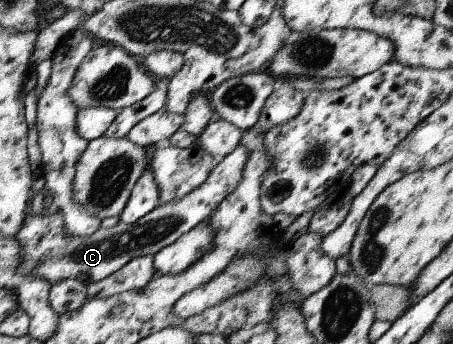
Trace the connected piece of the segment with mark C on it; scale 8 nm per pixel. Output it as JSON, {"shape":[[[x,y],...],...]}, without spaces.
{"shape":[[[238,146],[221,162],[217,162],[212,173],[199,188],[192,190],[178,202],[168,202],[154,208],[135,224],[119,221],[114,227],[98,228],[92,235],[69,237],[63,232],[65,225],[60,214],[45,212],[36,215],[29,210],[24,218],[23,228],[16,235],[22,247],[22,269],[26,274],[46,280],[51,285],[68,278],[80,280],[88,285],[112,275],[131,259],[153,256],[163,247],[188,233],[201,221],[211,217],[221,201],[238,187],[248,158],[249,151],[244,146]]]}

